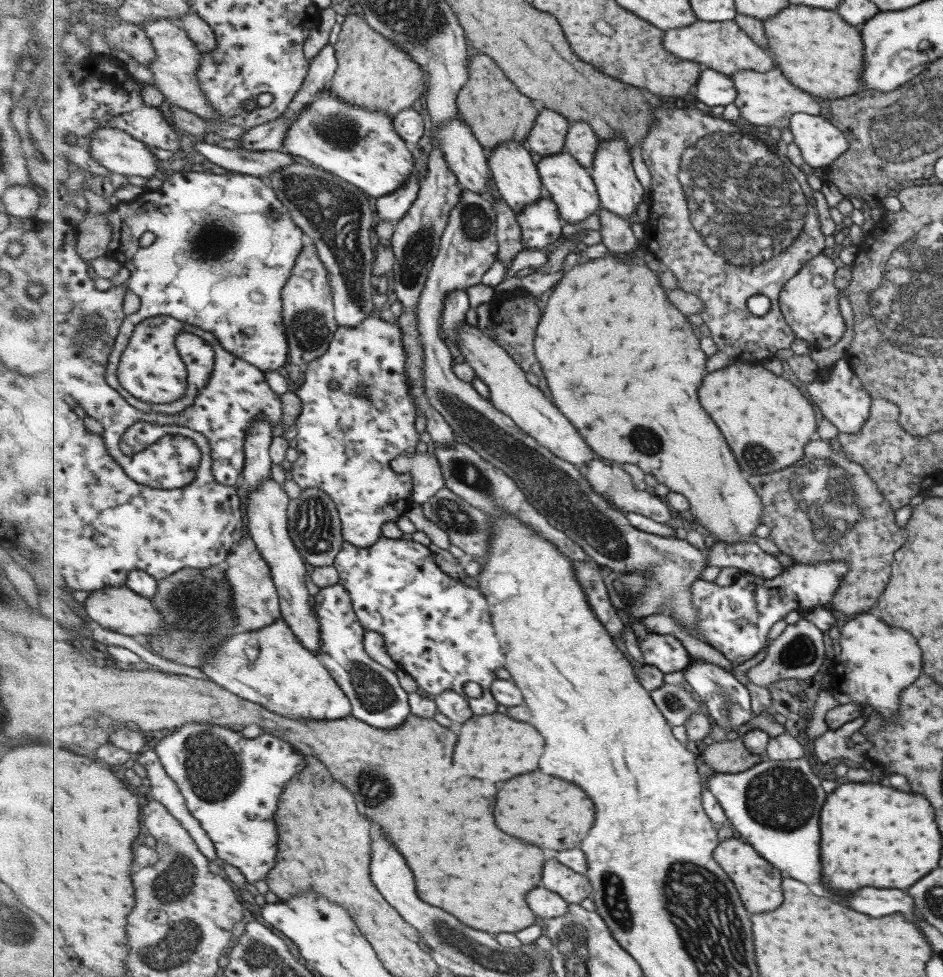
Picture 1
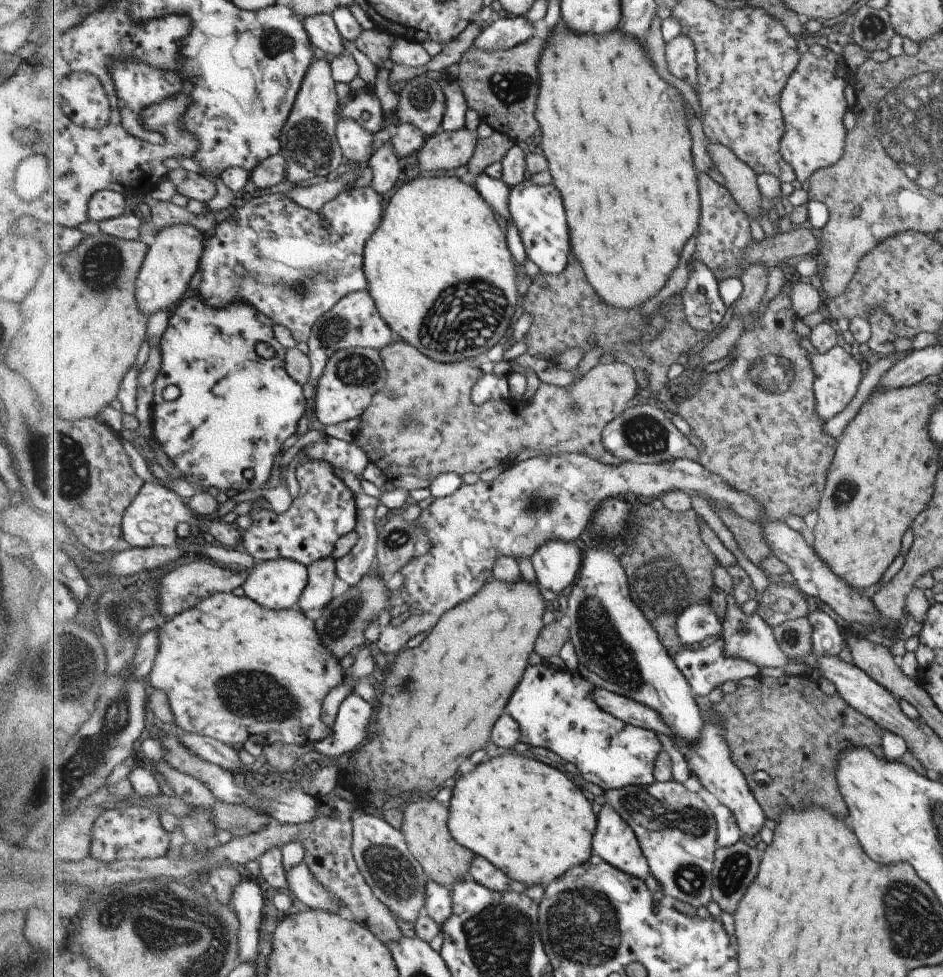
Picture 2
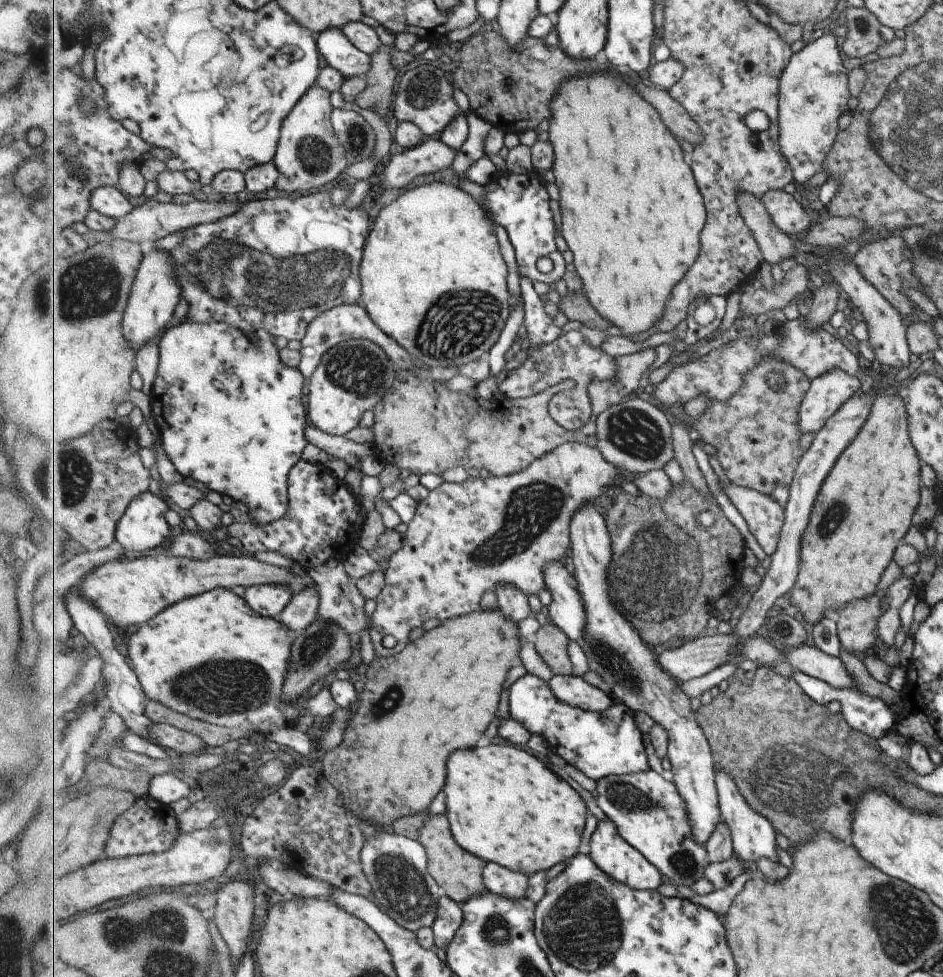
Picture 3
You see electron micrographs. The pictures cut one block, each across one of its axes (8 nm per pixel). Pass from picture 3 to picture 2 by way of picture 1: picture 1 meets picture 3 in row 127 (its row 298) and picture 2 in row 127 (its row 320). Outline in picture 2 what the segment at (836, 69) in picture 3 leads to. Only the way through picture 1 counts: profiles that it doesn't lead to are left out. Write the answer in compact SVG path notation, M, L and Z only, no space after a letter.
M806 52L783 89L781 108L786 133L781 141L781 154L795 169L799 182L810 180L814 170L832 165L845 153L842 116L847 109L843 94L847 86L843 81L846 70L838 52L828 52L821 59Z

